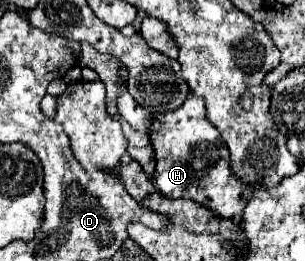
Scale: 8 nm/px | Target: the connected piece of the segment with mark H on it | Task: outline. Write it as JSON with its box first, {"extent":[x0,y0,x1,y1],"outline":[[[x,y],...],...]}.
{"extent":[149,91,249,219],"outline":[[[189,91],[185,105],[177,107],[177,111],[153,115],[149,139],[155,149],[153,185],[165,197],[197,201],[199,205],[217,211],[221,217],[239,219],[243,215],[243,209],[247,205],[245,191],[249,185],[233,175],[229,149],[225,147],[221,133],[207,119],[205,101],[201,97]]]}

